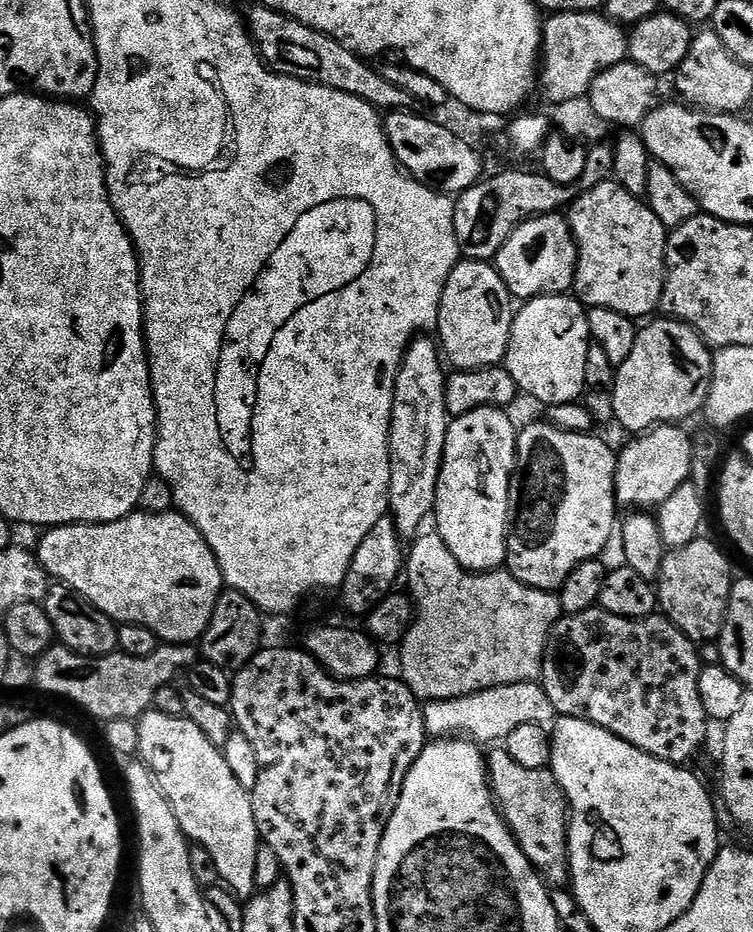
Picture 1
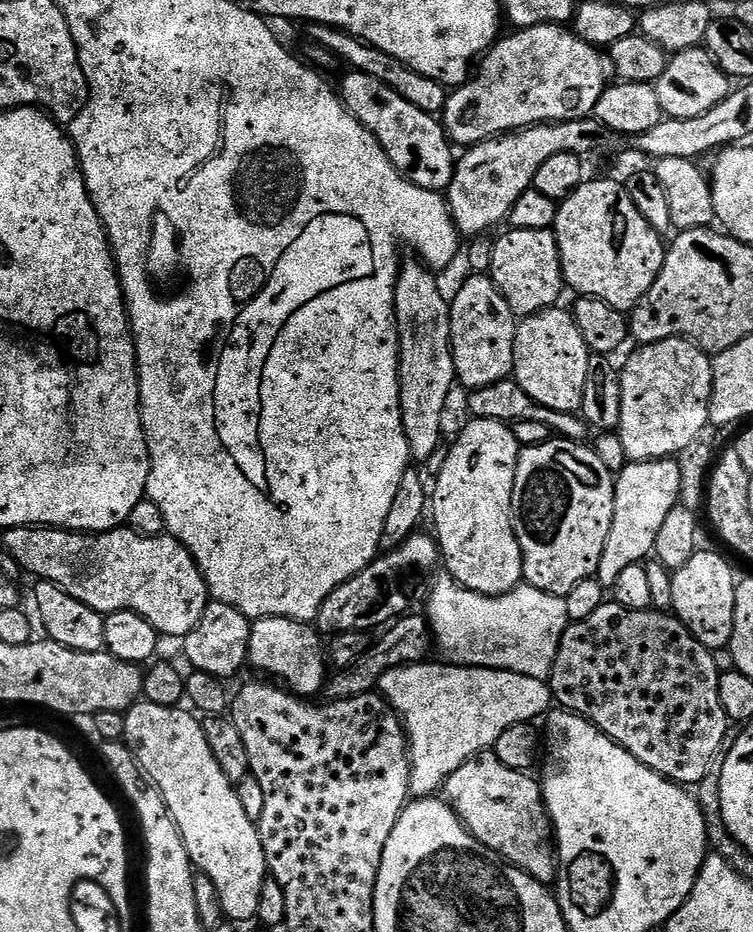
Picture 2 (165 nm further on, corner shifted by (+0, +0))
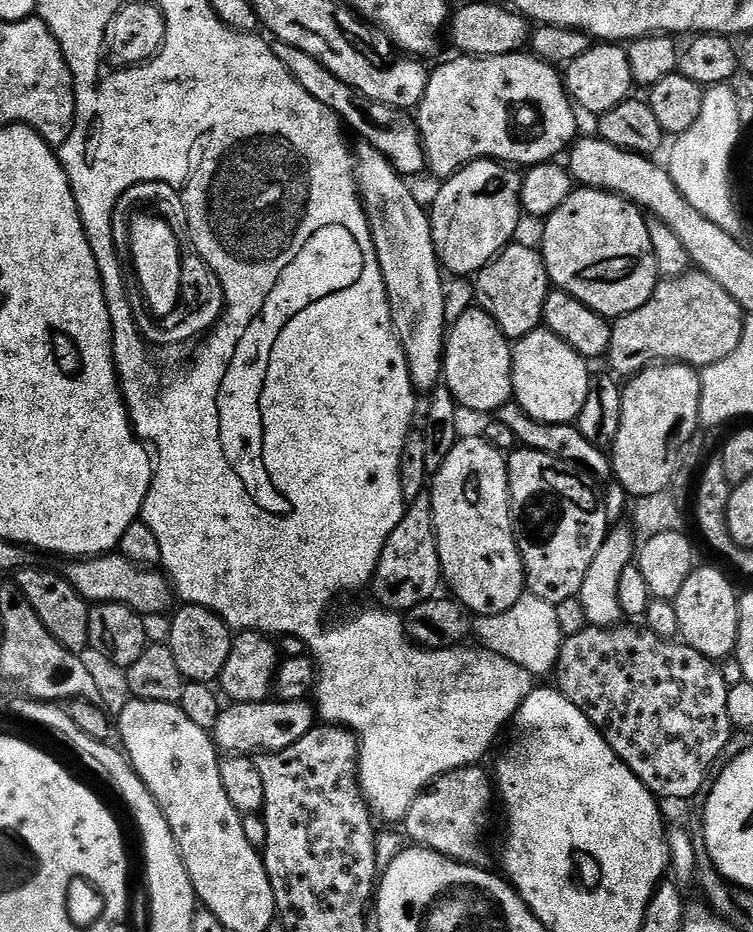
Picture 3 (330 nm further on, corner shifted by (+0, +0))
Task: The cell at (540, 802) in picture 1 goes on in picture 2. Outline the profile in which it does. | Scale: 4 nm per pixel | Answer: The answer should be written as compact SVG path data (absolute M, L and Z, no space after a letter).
M485 750L474 758L467 760L450 778L444 781L442 789L443 799L456 811L460 821L468 827L468 832L482 846L494 850L502 859L507 860L518 870L530 874L539 884L555 885L558 879L558 857L556 842L552 830L552 820L548 817L548 807L544 805L544 789L535 775L510 770L503 762L498 762L495 751Z

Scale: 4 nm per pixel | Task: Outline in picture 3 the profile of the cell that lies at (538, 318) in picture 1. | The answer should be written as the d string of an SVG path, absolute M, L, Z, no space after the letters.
M541 326L535 332L526 334L523 338L512 344L512 395L515 403L520 404L522 410L526 410L526 414L530 414L530 418L534 418L538 422L546 422L547 424L571 424L579 421L582 414L582 406L586 406L586 394L593 382L593 377L591 375L588 376L588 368L590 368L589 361L575 352L566 342L562 342L562 338L558 338L554 333L548 331L547 328Z

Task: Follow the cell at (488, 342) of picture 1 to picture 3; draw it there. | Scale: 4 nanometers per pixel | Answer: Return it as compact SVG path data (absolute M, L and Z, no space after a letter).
M478 306L466 310L450 324L444 346L443 383L452 392L457 405L495 414L512 395L512 344L502 330Z

